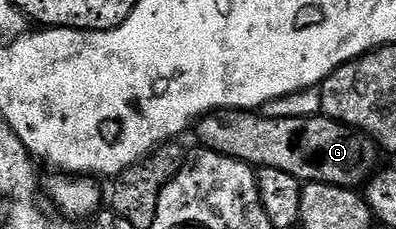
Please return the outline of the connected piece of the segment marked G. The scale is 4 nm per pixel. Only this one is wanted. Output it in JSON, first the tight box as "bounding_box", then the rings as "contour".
{"bounding_box":[196,110,378,189],"contour":[[[253,110],[214,112],[196,125],[206,149],[258,168],[283,170],[296,180],[360,189],[378,171],[378,145],[364,132],[320,114],[299,118],[267,118]]]}

